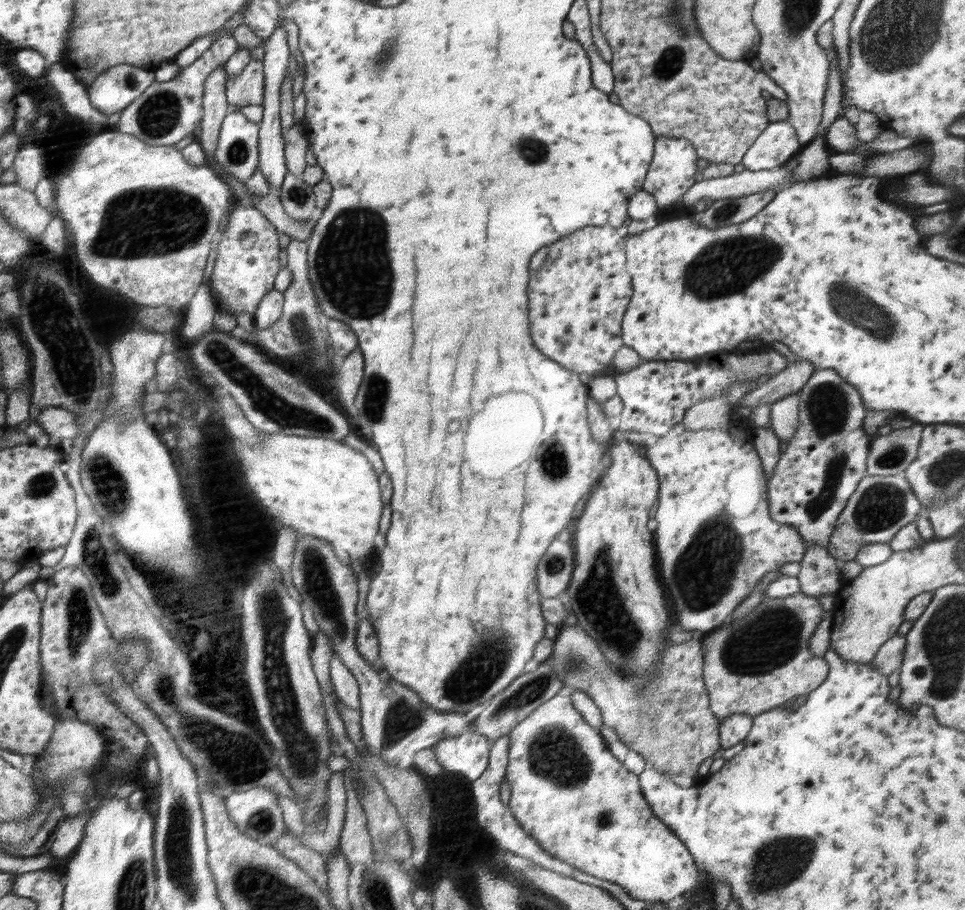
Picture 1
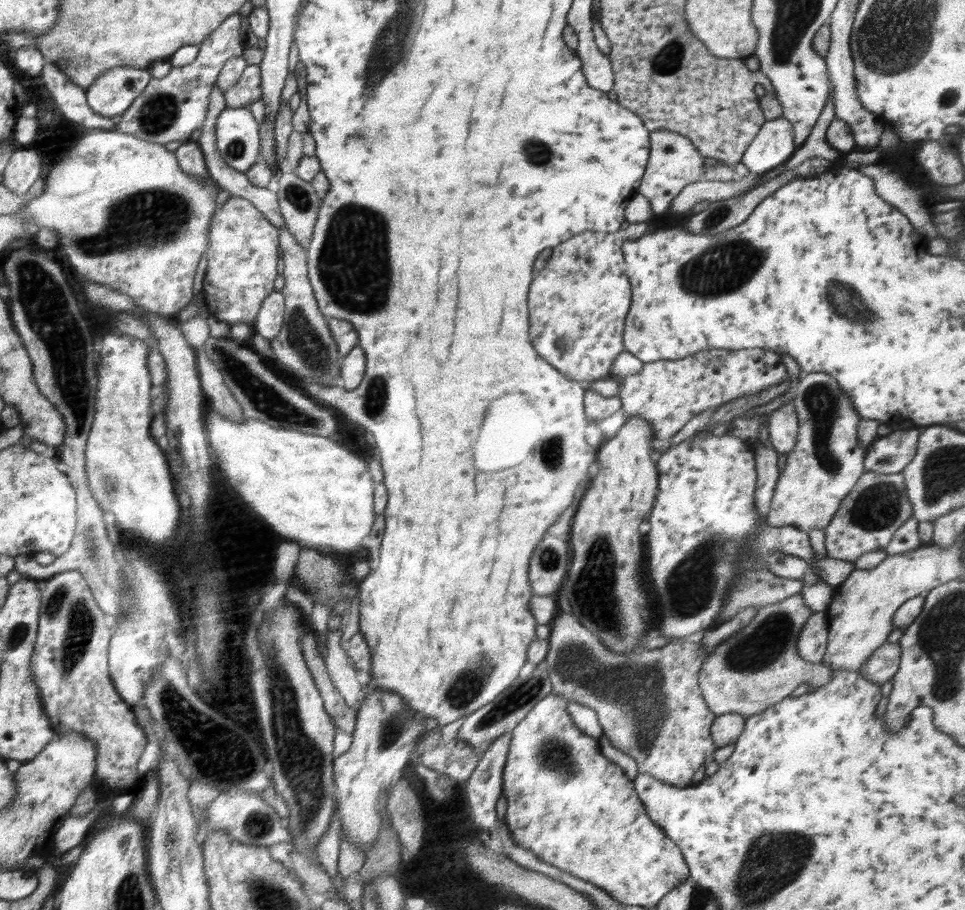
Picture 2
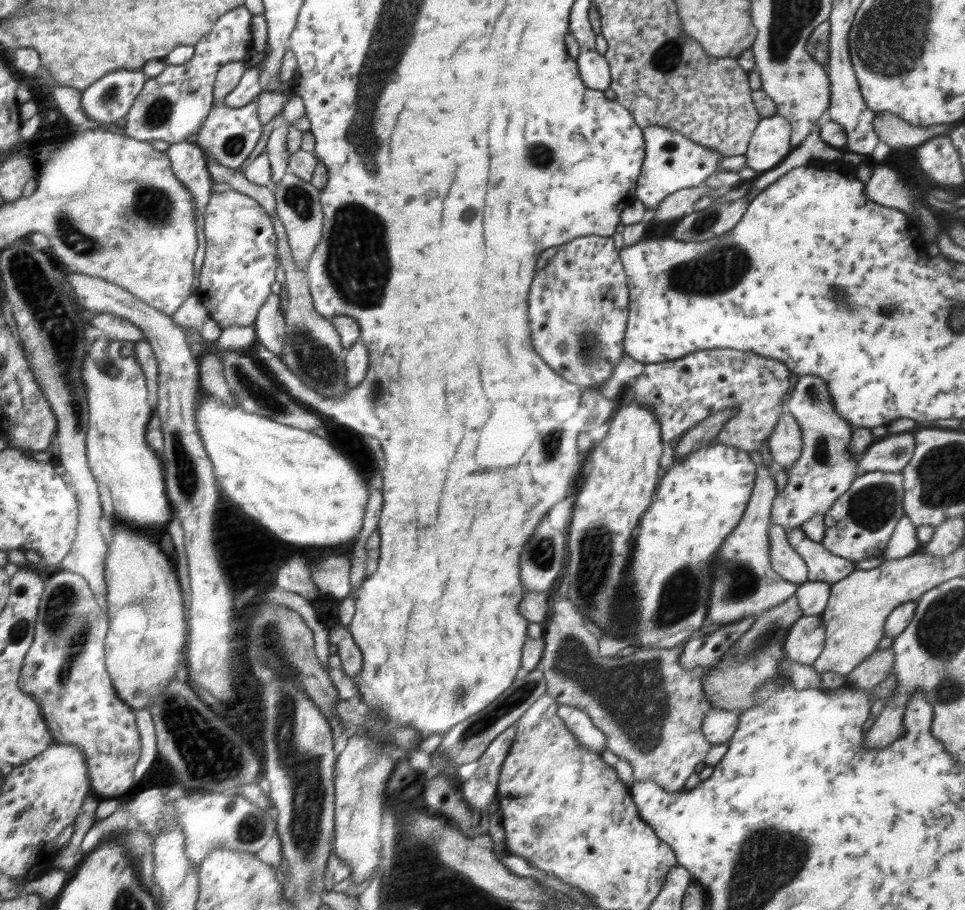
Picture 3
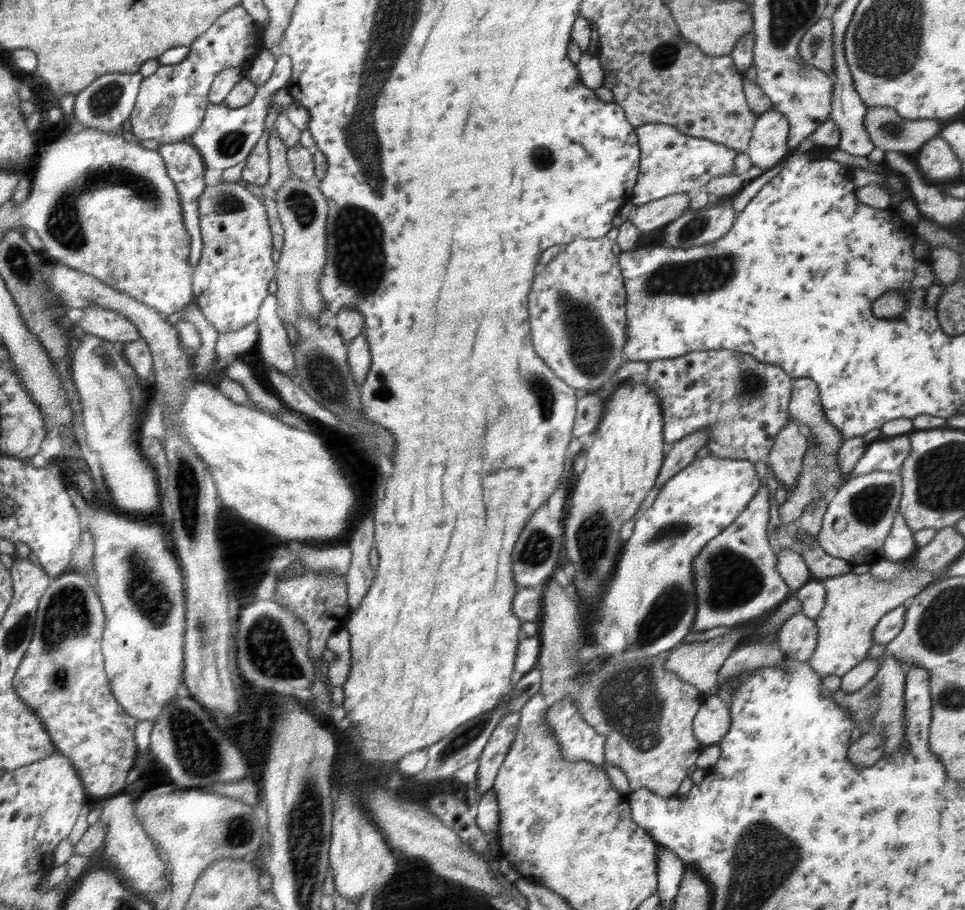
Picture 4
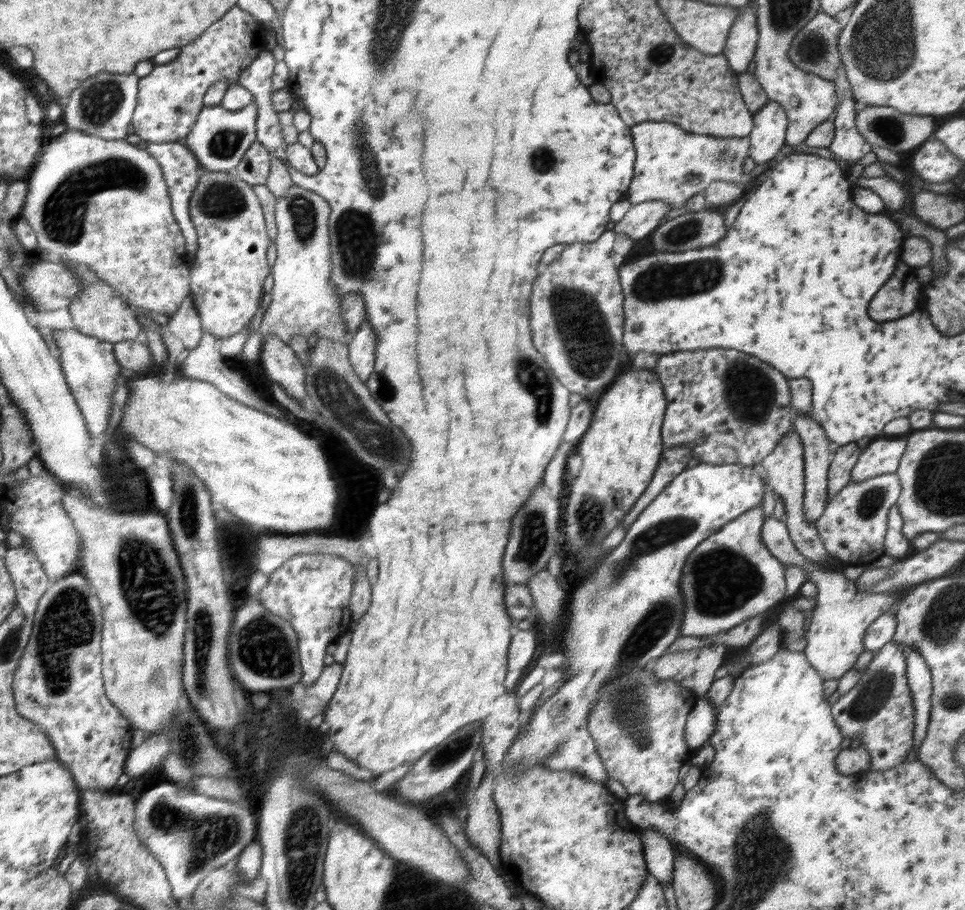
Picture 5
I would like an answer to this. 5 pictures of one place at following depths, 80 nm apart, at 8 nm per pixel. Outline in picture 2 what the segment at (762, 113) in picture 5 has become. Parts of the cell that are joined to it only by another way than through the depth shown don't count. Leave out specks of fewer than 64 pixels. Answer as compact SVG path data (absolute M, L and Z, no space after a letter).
M784 117L767 120L748 145L741 162L752 173L766 173L785 163L796 149L792 123Z

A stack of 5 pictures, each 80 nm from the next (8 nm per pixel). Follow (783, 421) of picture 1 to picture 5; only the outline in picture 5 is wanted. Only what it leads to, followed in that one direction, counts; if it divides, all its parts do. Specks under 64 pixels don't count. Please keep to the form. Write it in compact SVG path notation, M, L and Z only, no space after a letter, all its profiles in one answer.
M792 428L783 440L780 441L778 447L774 448L774 451L759 463L766 470L768 484L772 486L775 495L784 501L784 521L788 527L789 537L792 539L797 551L803 557L818 565L838 561L828 554L816 525L810 522L805 515L803 501L805 495L805 461L804 445L802 445L800 435Z

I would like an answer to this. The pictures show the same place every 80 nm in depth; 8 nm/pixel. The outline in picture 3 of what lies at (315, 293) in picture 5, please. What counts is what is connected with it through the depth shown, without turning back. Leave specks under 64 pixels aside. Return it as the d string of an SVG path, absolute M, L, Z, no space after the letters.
M290 171L279 180L273 193L276 201L276 214L286 226L287 240L291 245L291 255L297 266L304 265L307 272L307 262L315 252L323 233L324 213L321 203L321 192L311 183L302 180Z

